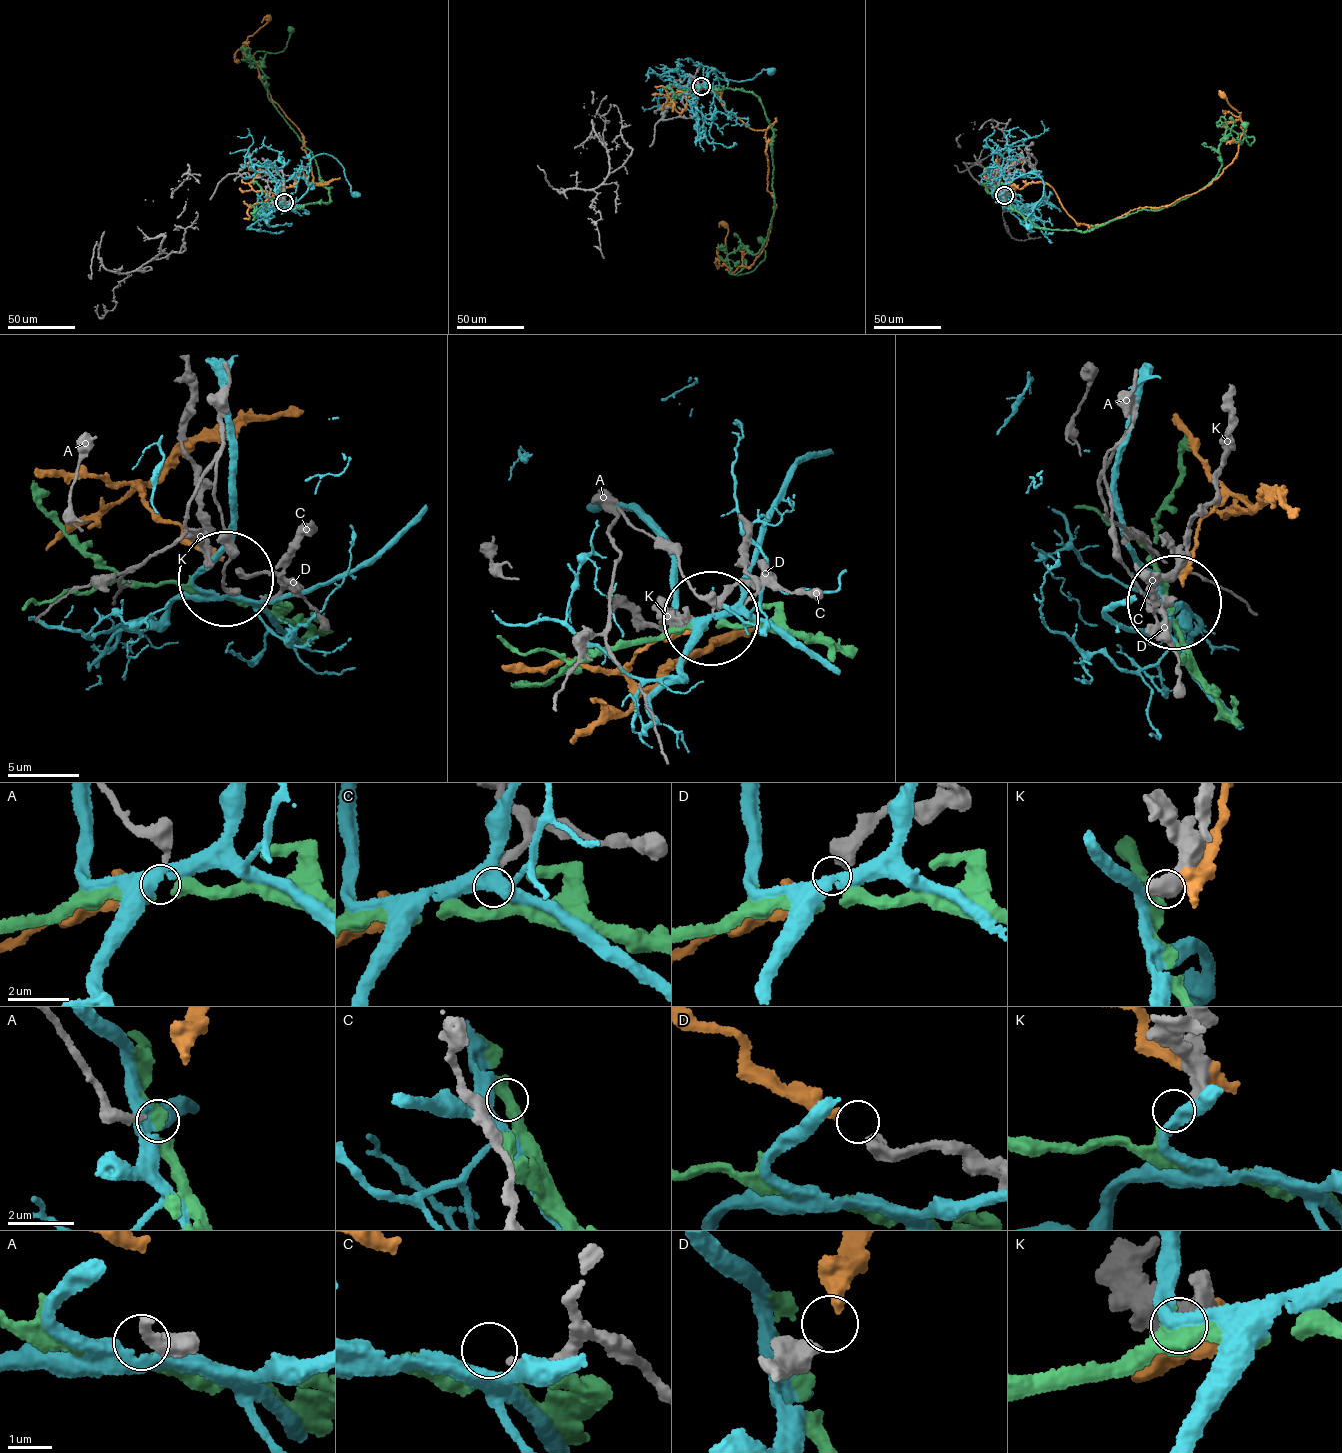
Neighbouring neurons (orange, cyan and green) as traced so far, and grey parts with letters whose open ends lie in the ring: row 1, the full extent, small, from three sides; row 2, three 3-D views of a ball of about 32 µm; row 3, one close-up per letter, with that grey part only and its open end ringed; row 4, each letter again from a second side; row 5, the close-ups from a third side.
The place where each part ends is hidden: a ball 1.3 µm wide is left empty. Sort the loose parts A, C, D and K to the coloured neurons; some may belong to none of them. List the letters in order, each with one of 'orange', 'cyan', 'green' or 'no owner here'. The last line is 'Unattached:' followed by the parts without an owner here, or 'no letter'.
A: no owner here
C: no owner here
D: orange
K: green
Unattached: A, C

